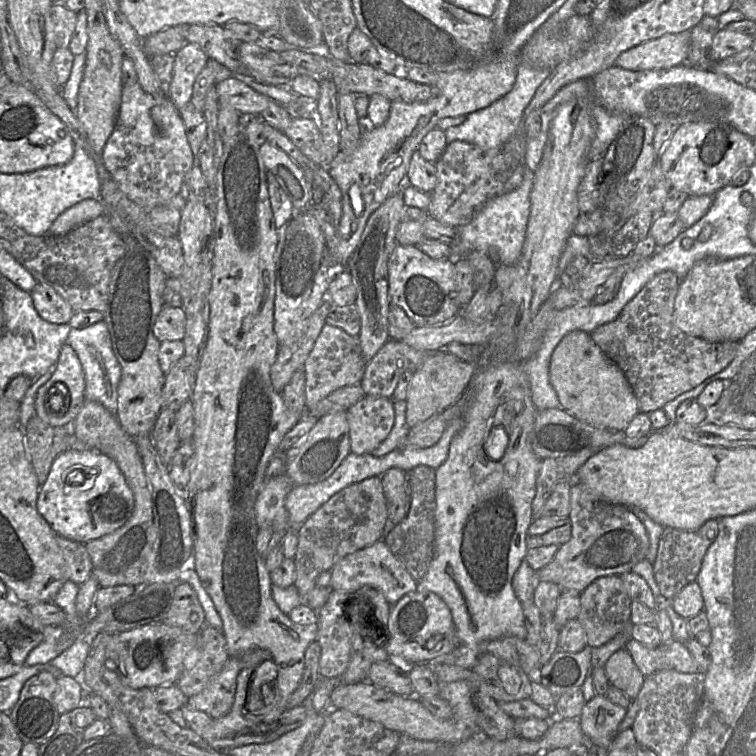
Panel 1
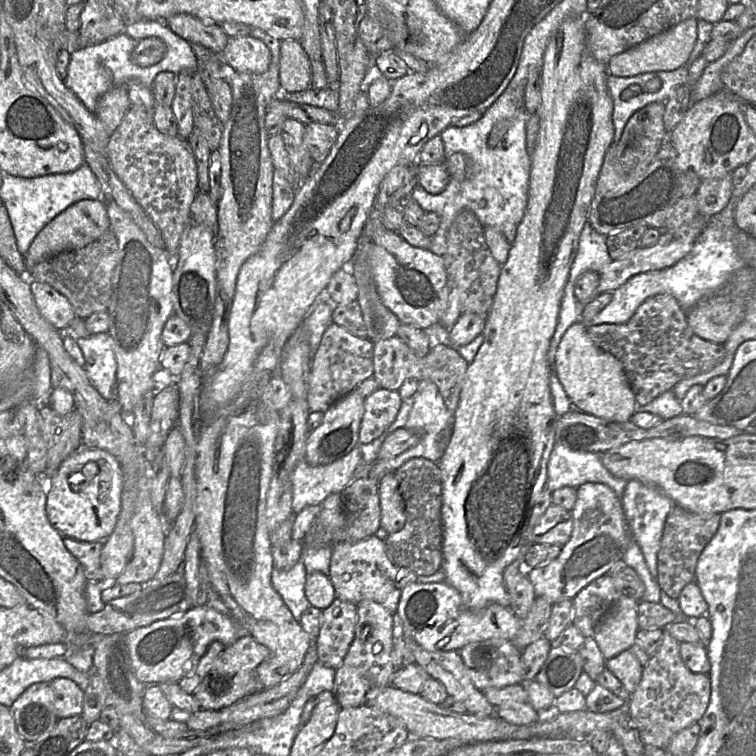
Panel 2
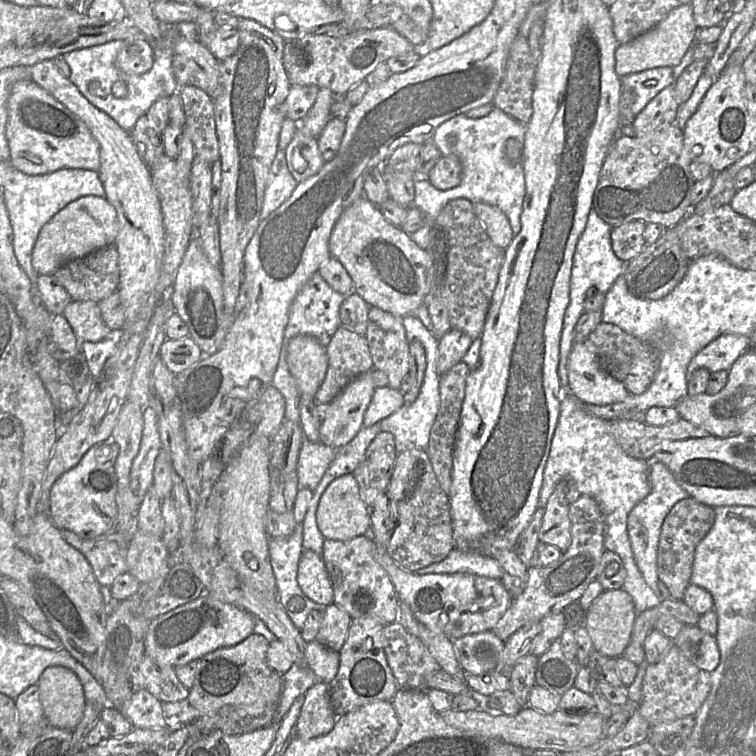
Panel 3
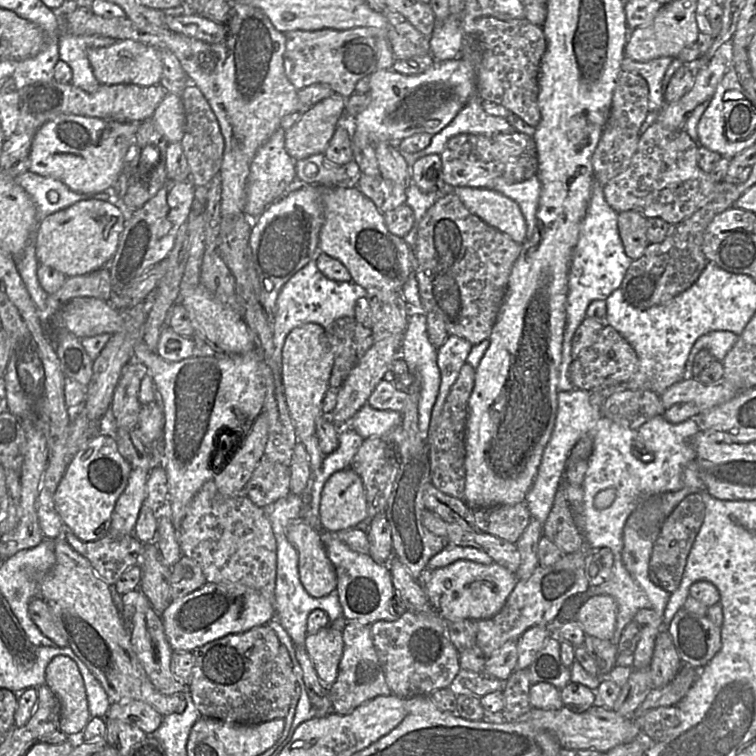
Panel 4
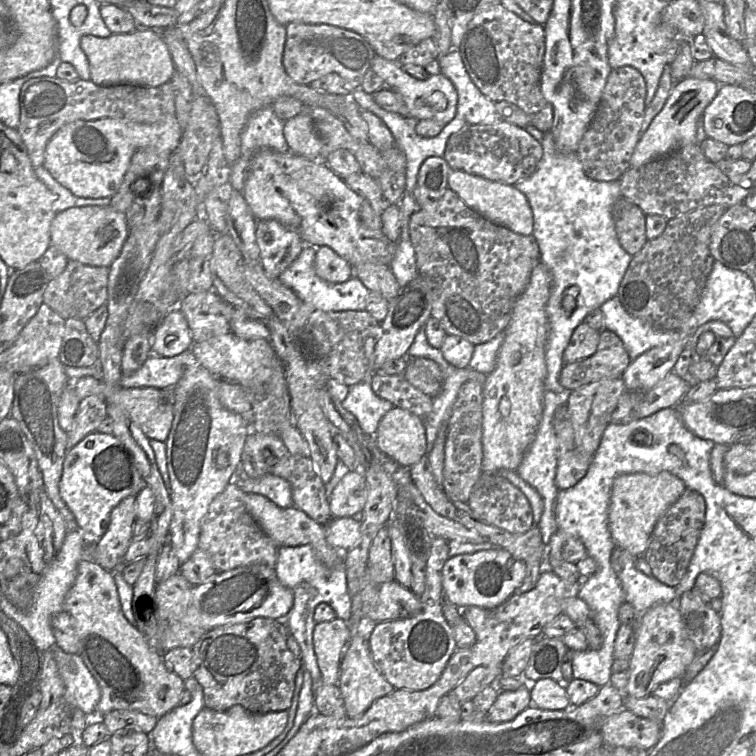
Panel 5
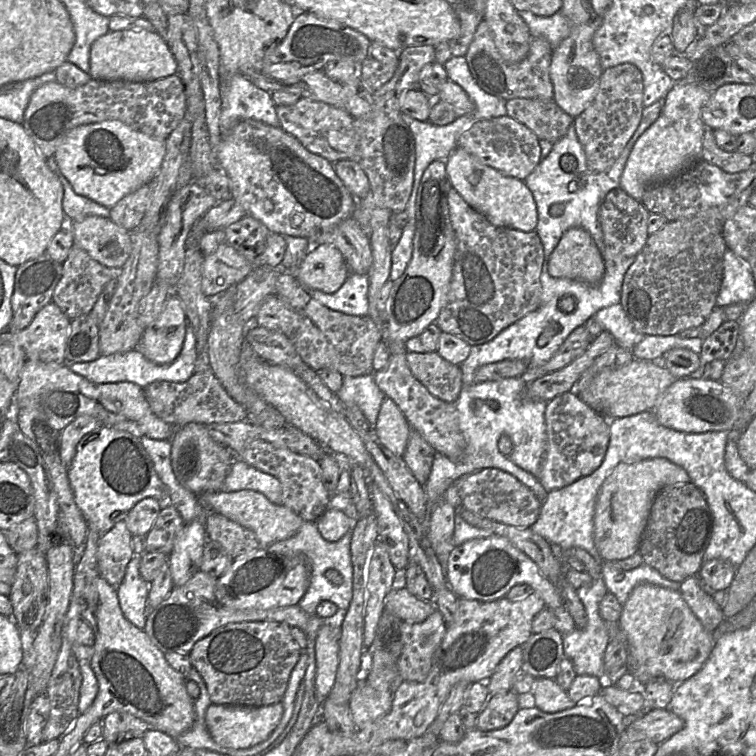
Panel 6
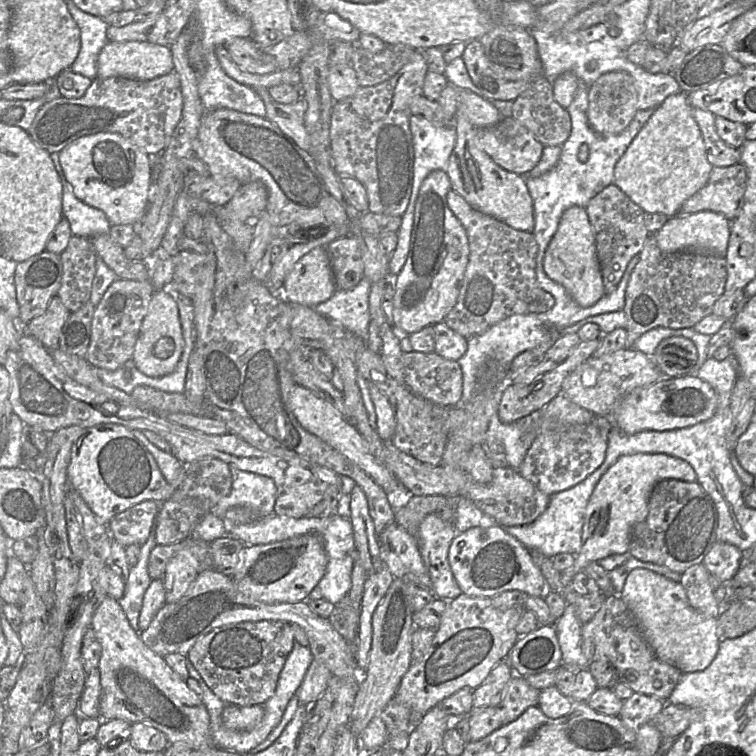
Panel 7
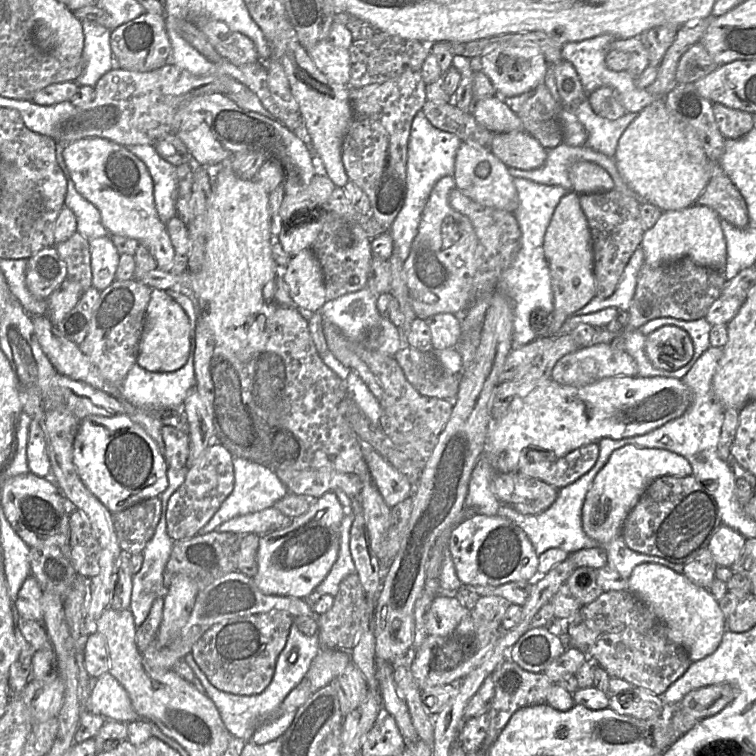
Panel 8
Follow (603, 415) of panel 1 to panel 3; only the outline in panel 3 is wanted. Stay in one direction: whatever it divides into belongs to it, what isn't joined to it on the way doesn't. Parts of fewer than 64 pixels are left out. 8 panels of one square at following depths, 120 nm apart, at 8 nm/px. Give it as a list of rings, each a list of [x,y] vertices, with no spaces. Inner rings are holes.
[[[575,342],[568,359],[568,384],[571,394],[583,405],[608,405],[624,401],[629,395],[626,387],[605,372],[585,342]]]

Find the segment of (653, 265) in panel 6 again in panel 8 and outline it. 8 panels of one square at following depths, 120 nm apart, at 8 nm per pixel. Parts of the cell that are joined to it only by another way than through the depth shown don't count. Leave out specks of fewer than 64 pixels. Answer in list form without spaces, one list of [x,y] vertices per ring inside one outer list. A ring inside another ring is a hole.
[[[679,259],[656,267],[644,263],[637,276],[635,293],[628,310],[627,326],[609,345],[613,350],[625,351],[626,331],[639,329],[656,318],[671,317],[694,321],[705,317],[710,306],[722,294],[725,283],[723,272],[702,266],[690,259]]]

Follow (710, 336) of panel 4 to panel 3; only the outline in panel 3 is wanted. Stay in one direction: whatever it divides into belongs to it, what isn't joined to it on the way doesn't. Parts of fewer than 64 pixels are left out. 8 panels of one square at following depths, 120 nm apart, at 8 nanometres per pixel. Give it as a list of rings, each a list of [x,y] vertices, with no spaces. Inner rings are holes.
[[[722,334],[700,350],[689,362],[686,379],[700,368],[710,373],[729,371],[734,362],[749,349],[749,337],[740,334]]]

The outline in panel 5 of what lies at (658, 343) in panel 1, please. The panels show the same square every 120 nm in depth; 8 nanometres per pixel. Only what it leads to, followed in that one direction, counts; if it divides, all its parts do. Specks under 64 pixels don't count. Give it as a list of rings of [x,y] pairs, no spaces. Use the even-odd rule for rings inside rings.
[[[604,328],[600,331],[597,350],[591,356],[564,364],[560,384],[571,392],[601,380],[621,378],[631,362],[622,340]]]

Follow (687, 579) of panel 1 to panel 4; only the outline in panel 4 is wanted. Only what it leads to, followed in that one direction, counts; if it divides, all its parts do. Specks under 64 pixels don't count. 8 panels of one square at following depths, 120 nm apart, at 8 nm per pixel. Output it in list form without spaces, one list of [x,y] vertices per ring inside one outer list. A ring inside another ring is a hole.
[[[687,495],[666,518],[654,542],[650,570],[660,581],[659,585],[670,594],[676,591],[681,583],[689,552],[704,522],[705,513],[706,507],[701,495]]]

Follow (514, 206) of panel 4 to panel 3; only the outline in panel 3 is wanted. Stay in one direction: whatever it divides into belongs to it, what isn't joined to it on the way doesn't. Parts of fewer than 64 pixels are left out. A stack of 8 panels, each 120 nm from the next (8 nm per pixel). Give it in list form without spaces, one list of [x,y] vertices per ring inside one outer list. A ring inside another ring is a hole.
[[[484,202],[473,204],[474,211],[492,242],[503,250],[507,249],[514,235],[505,213],[498,207]]]

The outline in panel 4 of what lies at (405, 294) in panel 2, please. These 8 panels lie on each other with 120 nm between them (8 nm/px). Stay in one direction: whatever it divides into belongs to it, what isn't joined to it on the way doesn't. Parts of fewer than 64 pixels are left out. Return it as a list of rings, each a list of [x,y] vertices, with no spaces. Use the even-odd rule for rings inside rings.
[[[356,186],[323,187],[322,206],[324,221],[319,233],[319,253],[339,260],[350,272],[352,281],[365,290],[390,289],[401,292],[409,276],[414,273],[413,249],[401,237],[392,234],[385,223],[384,214]]]

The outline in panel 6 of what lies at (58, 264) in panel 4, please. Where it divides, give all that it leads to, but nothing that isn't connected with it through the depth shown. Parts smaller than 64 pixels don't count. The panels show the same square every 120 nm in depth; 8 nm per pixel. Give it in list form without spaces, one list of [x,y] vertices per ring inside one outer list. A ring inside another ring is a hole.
[[[88,216],[70,225],[74,245],[104,266],[122,269],[132,250],[130,232],[116,225],[110,218],[99,216]]]

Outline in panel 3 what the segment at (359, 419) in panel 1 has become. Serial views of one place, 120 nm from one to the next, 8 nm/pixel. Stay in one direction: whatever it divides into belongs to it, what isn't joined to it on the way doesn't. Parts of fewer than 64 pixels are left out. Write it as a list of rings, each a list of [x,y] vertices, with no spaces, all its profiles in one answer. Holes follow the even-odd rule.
[[[390,386],[376,388],[363,419],[364,427],[371,427],[387,418],[404,404],[404,394]]]

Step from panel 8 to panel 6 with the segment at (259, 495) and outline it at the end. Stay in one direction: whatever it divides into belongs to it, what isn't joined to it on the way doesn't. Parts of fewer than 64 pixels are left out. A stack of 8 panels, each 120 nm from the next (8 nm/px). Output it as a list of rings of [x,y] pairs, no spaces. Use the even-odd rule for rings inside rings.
[[[235,460],[220,491],[235,492],[241,490],[259,492],[273,504],[282,504],[281,484],[277,478],[241,460]]]

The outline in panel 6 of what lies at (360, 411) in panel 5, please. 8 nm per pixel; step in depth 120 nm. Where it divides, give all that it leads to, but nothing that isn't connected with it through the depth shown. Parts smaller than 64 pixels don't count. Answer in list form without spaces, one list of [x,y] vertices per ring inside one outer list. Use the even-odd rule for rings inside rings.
[[[373,373],[344,377],[338,399],[344,407],[357,406],[369,423],[375,426],[381,404],[386,397],[375,383]]]

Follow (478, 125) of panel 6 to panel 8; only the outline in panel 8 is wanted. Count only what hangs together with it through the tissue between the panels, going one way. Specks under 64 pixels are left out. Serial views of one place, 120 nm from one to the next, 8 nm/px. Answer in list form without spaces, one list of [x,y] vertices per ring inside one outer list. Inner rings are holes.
[[[525,131],[494,133],[490,151],[508,168],[524,171],[542,167],[548,152]]]

